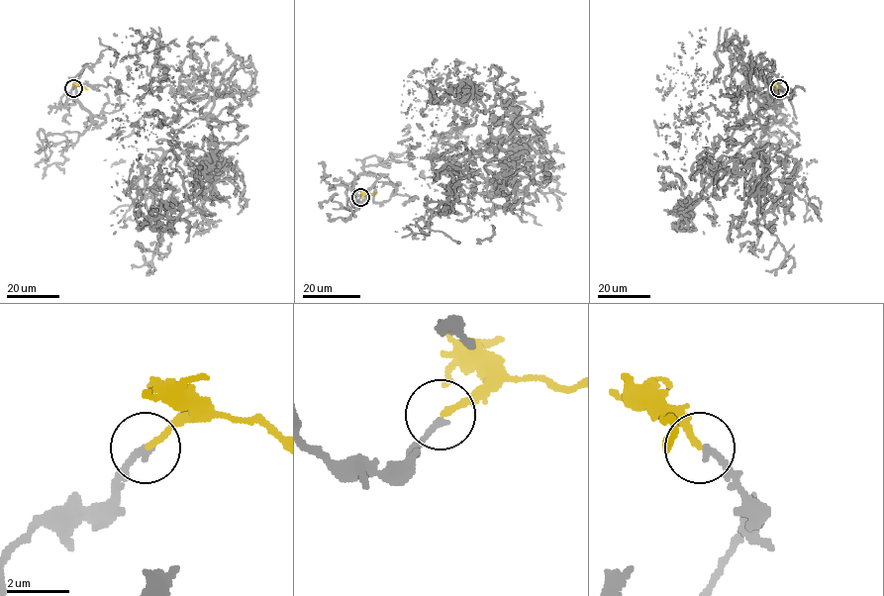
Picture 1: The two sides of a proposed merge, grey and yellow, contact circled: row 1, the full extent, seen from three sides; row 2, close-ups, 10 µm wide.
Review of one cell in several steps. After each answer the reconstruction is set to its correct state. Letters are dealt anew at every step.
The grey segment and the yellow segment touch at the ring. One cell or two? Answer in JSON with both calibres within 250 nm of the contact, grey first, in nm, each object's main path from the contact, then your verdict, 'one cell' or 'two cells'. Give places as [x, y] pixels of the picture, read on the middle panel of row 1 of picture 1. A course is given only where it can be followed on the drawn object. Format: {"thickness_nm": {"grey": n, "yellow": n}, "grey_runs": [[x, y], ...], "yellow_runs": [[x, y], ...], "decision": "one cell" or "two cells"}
{"thickness_nm": {"grey": 260, "yellow": 190}, "grey_runs": [[361, 197], [410, 148], [540, 165], [502, 89], [432, 81]], "yellow_runs": [[361, 197], [377, 192]], "decision": "one cell"}

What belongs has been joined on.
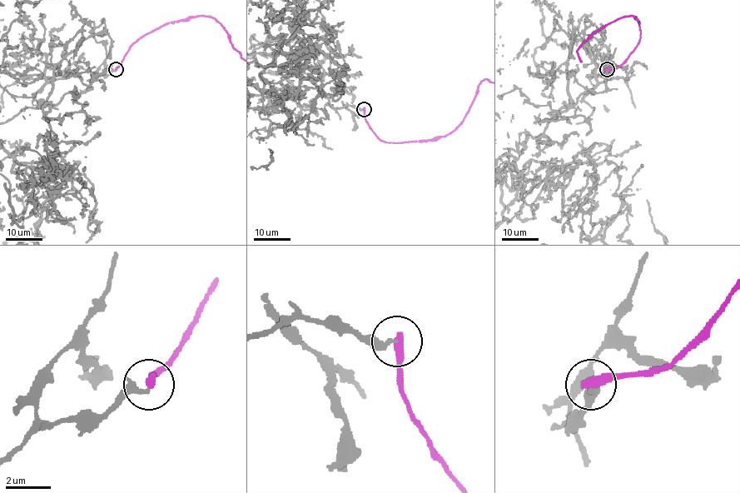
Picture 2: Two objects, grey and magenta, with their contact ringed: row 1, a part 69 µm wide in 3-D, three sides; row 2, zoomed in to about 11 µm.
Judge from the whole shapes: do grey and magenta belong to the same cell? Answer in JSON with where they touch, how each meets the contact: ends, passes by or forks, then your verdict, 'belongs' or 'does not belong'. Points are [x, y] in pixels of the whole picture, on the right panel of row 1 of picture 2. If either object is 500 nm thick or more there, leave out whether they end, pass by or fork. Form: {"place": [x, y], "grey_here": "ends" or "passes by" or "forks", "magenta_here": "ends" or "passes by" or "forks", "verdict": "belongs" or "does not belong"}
{"place": [607, 69], "grey_here": "ends", "magenta_here": "ends", "verdict": "does not belong"}

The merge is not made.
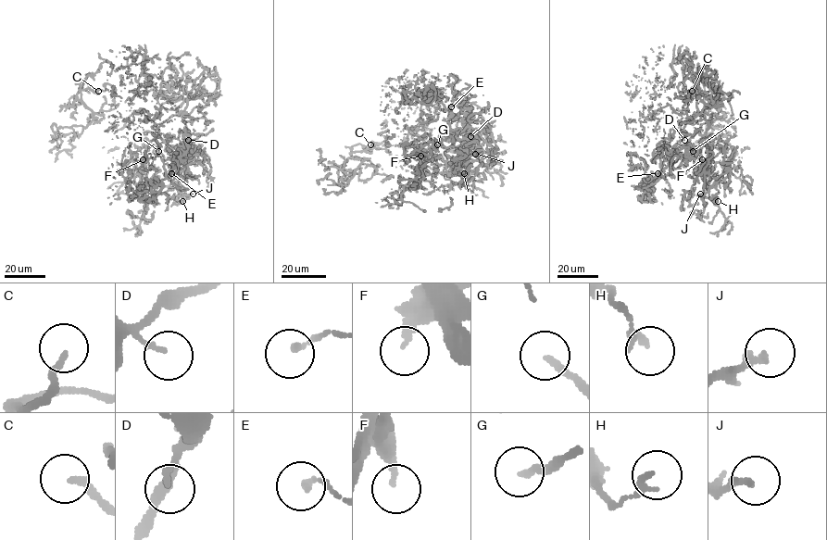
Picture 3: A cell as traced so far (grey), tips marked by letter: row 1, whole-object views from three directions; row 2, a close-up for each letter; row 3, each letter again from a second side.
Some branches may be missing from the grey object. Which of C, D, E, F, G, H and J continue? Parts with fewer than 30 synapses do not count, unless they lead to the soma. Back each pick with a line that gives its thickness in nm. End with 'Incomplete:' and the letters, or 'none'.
C: calibre 190 nm
G: calibre 200 nm
J: calibre 240 nm
Incomplete: C, G, J

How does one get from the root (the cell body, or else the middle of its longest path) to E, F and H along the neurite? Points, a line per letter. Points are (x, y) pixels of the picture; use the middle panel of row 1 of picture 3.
E: (478, 151), (464, 149), (471, 132), (465, 139), (462, 131), (472, 115), (460, 111), (458, 93), (451, 106)
F: (478, 151), (463, 146), (469, 114), (464, 128), (475, 139), (462, 152), (445, 162), (420, 156)
H: (478, 151), (463, 146), (469, 114), (464, 128), (475, 139), (447, 159), (469, 189), (458, 163), (464, 173)

